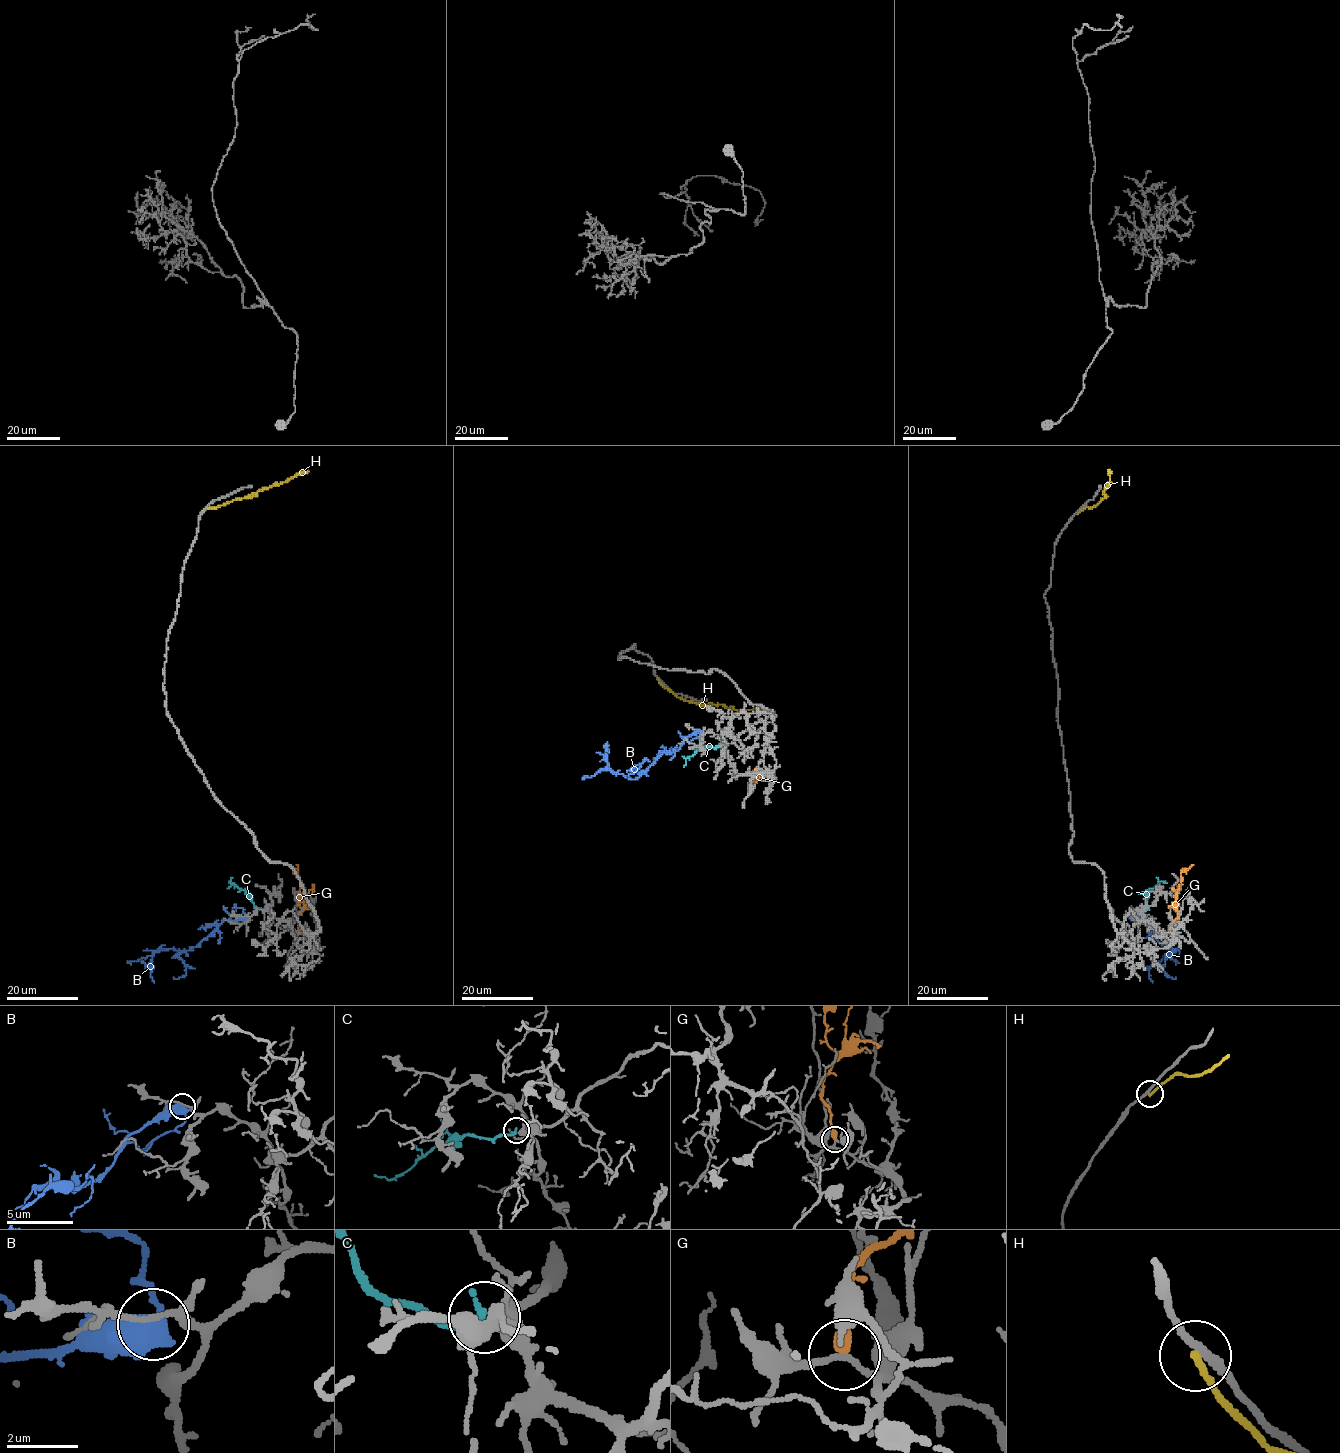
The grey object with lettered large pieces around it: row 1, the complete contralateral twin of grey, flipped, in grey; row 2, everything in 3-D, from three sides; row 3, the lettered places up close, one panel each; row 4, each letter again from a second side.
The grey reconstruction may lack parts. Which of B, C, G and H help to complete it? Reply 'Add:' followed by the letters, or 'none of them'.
Add: C

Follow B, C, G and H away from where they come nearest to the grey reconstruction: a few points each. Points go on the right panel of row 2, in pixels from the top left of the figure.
B: (1130, 917), (1147, 919), (1153, 935), (1161, 943), (1178, 950), (1174, 949), (1150, 967), (1152, 982)
C: (1145, 909), (1146, 892), (1160, 881), (1165, 883)
G: (1170, 932), (1170, 925), (1178, 915), (1175, 896), (1181, 888), (1181, 872), (1193, 865)
H: (1078, 512), (1085, 507), (1093, 507), (1105, 496), (1110, 472)

